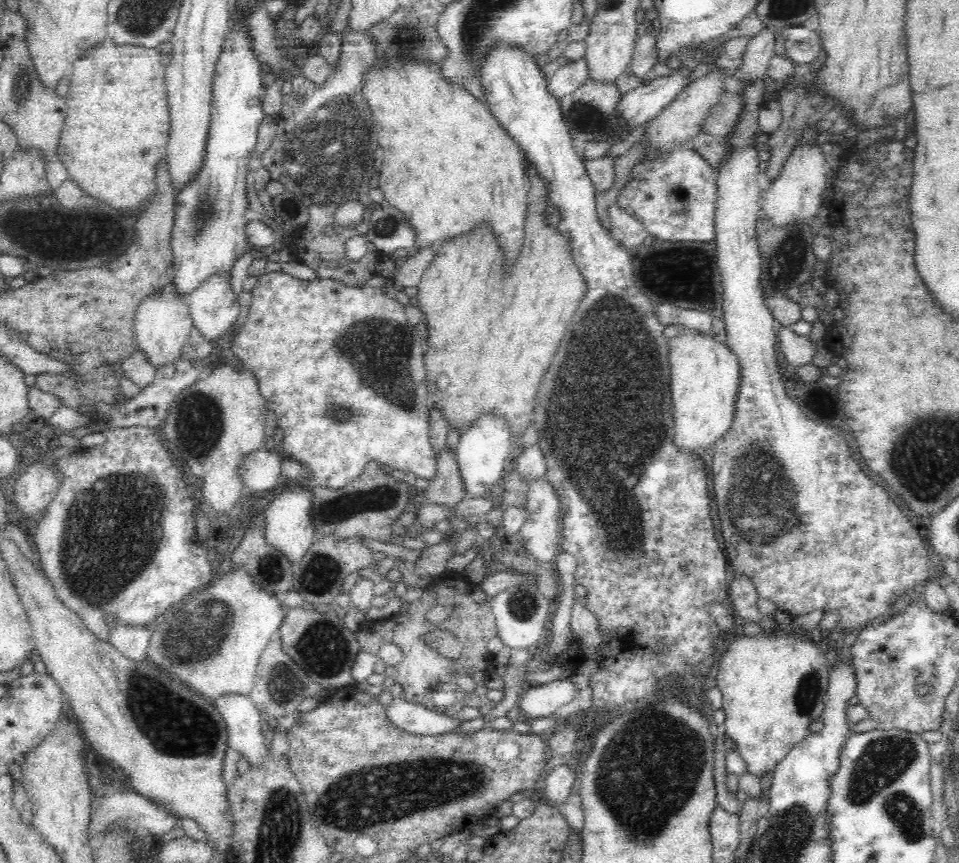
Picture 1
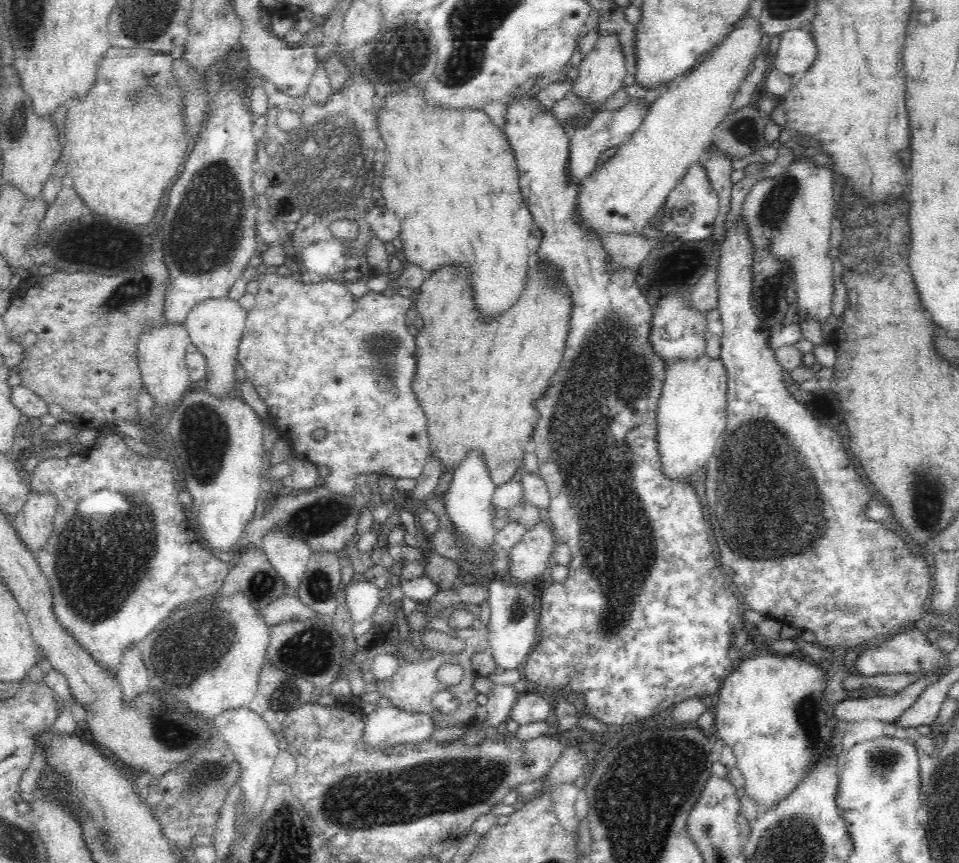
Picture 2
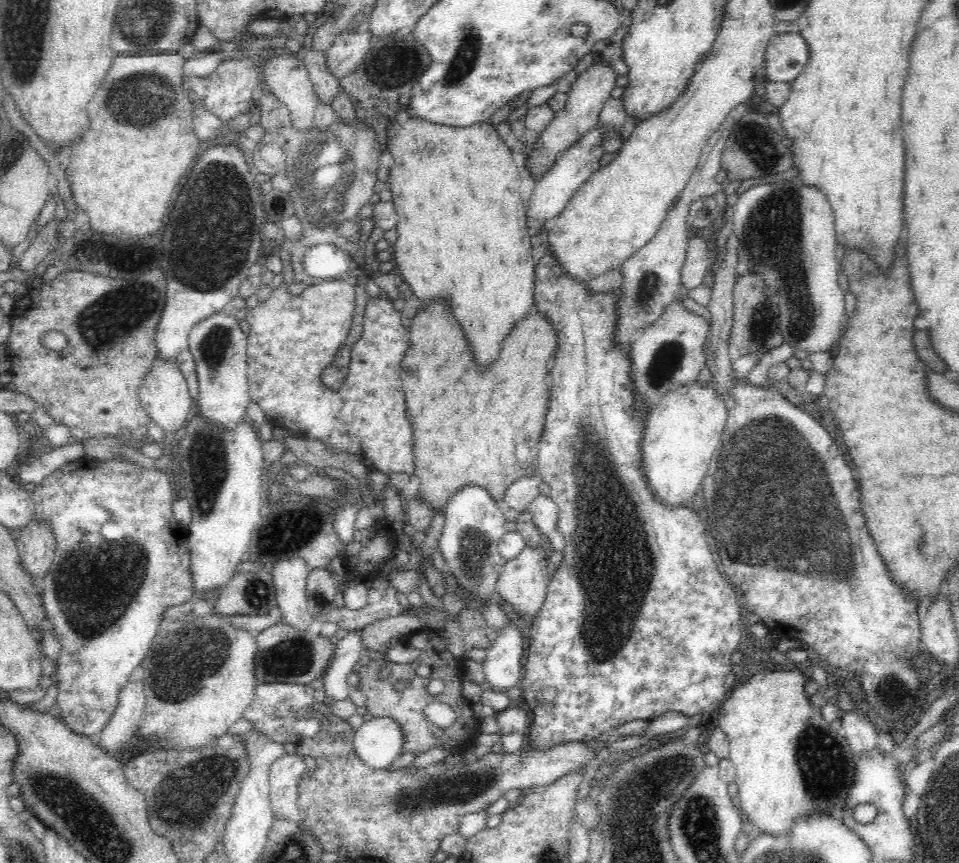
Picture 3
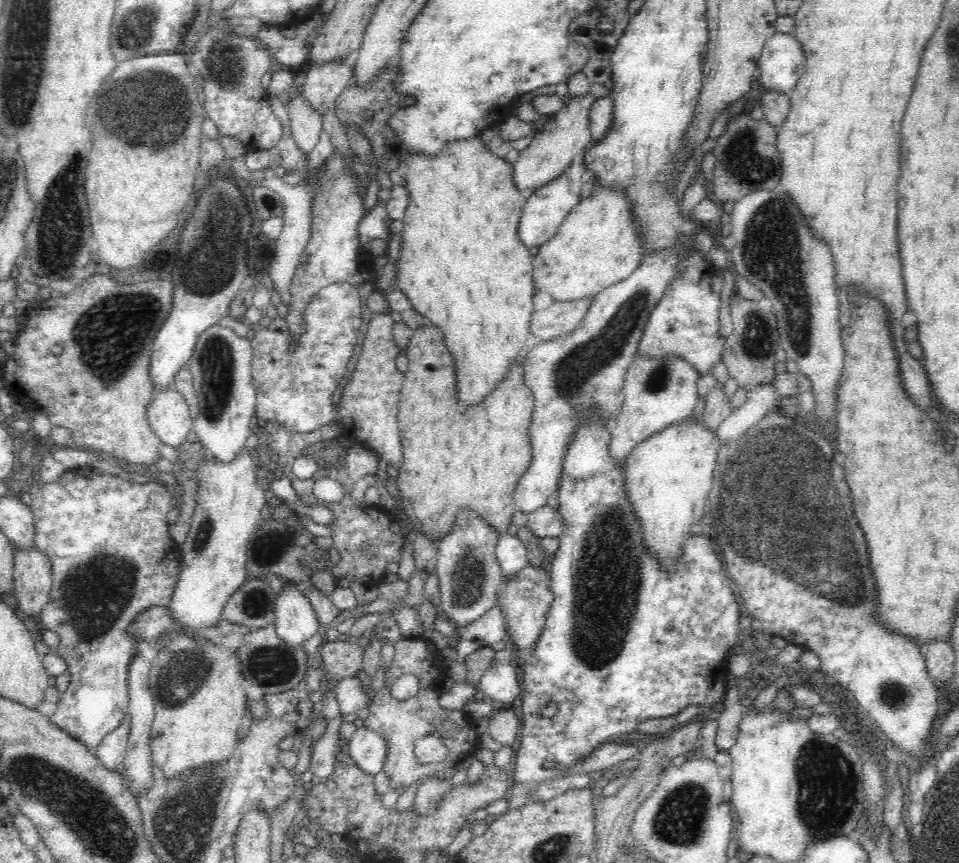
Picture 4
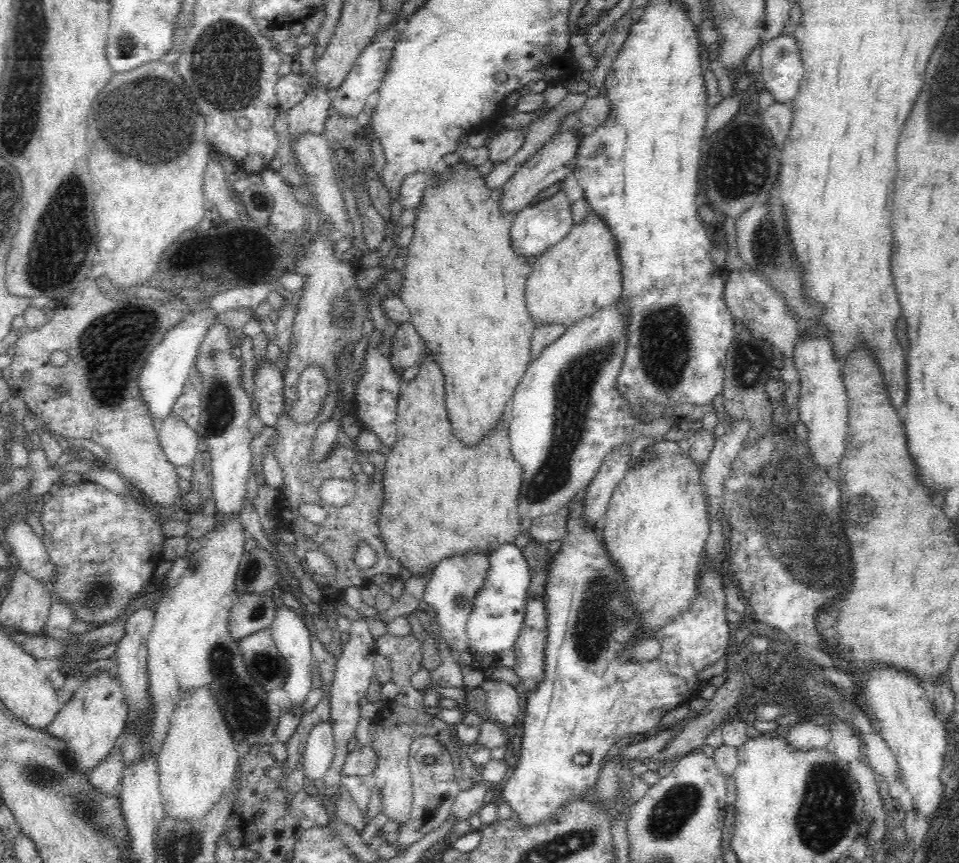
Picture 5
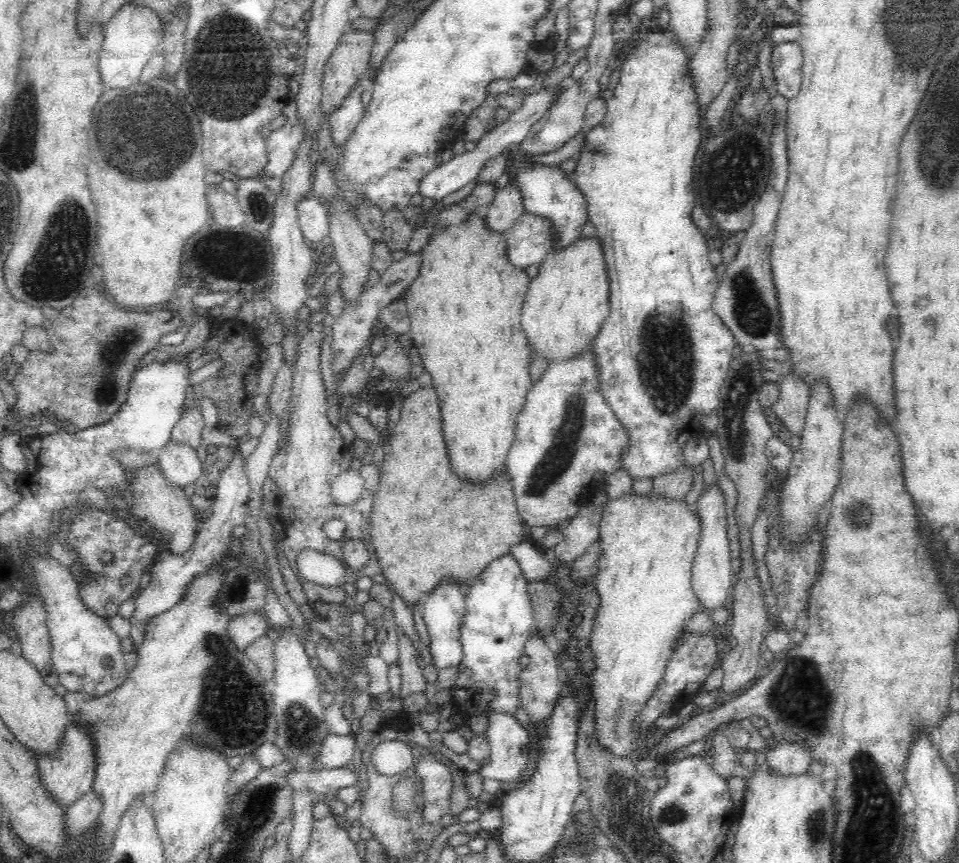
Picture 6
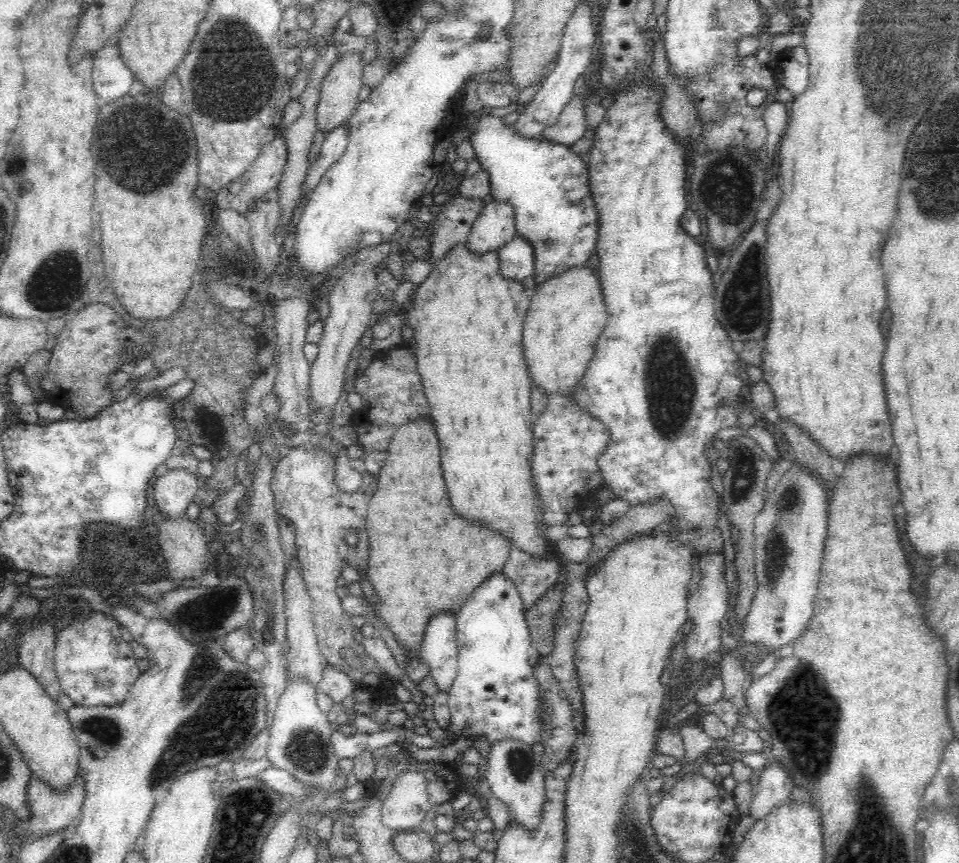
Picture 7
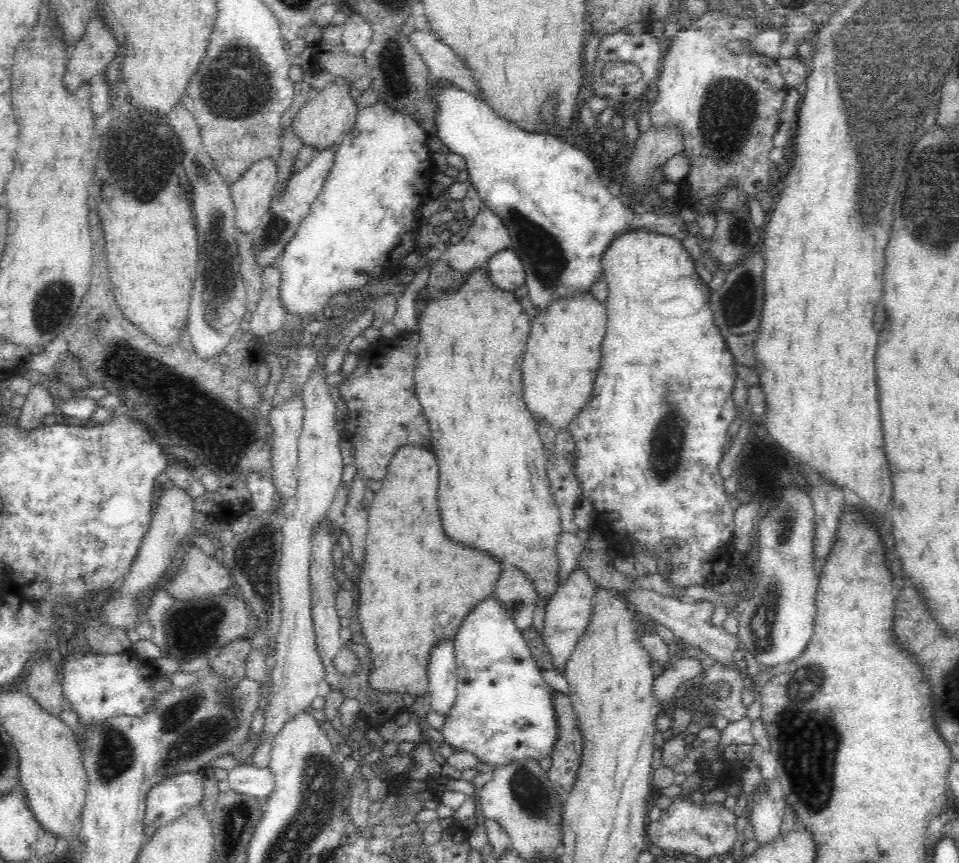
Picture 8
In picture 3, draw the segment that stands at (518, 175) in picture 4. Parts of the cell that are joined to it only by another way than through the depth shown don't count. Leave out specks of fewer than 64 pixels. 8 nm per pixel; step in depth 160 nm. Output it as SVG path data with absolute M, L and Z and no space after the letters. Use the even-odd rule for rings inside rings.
M593 63L588 70L576 77L567 92L564 108L554 114L548 126L531 142L530 152L525 152L525 168L530 173L530 177L534 180L542 178L561 154L566 153L577 140L597 126L600 108L611 98L610 92L615 87L614 80L616 80L616 71L606 63Z

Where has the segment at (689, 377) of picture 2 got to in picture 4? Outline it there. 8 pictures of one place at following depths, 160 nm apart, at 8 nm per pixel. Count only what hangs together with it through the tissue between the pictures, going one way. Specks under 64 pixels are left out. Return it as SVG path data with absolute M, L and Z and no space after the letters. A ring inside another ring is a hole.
M684 419L638 443L624 464L623 487L636 515L642 543L668 572L679 565L683 544L688 535L693 535L694 525L709 516L705 506L720 445L716 434L704 429L700 420L689 424Z

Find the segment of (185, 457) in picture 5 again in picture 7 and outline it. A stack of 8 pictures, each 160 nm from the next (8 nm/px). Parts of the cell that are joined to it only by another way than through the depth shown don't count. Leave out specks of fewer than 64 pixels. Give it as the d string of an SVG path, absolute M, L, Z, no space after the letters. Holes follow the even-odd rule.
M168 469L163 475L153 480L151 493L156 501L156 509L166 519L179 519L186 514L186 510L192 504L195 494L200 487L200 479L186 469Z

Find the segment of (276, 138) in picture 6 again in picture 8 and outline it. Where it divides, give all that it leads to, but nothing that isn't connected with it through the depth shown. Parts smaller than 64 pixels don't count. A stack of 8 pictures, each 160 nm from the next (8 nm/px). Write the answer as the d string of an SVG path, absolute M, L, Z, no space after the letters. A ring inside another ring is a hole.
M262 159L230 185L237 231L247 236L252 234L268 211L278 182L277 170L272 159Z

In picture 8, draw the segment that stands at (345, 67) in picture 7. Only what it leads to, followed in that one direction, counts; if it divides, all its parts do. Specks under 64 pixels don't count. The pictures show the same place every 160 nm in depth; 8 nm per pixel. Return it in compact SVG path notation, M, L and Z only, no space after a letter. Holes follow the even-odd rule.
M340 77L329 85L318 85L316 100L309 100L296 114L291 123L292 131L302 141L302 146L314 147L321 151L338 146L353 129L358 114L354 98L348 93L351 82Z

